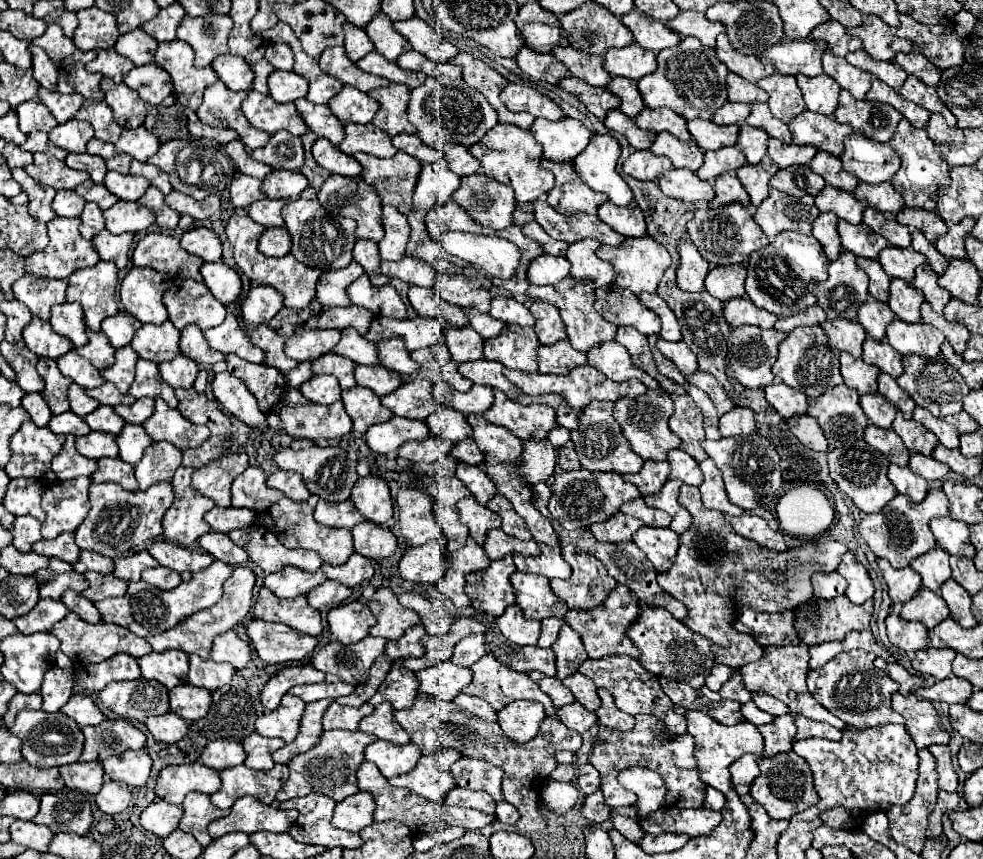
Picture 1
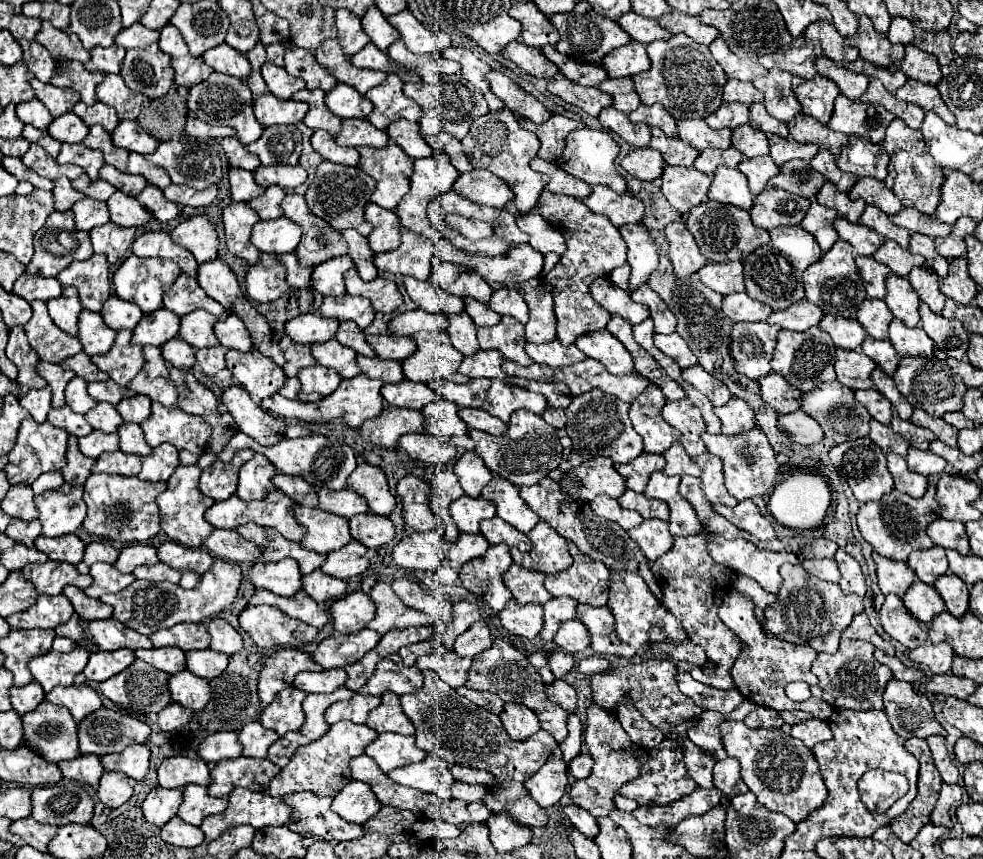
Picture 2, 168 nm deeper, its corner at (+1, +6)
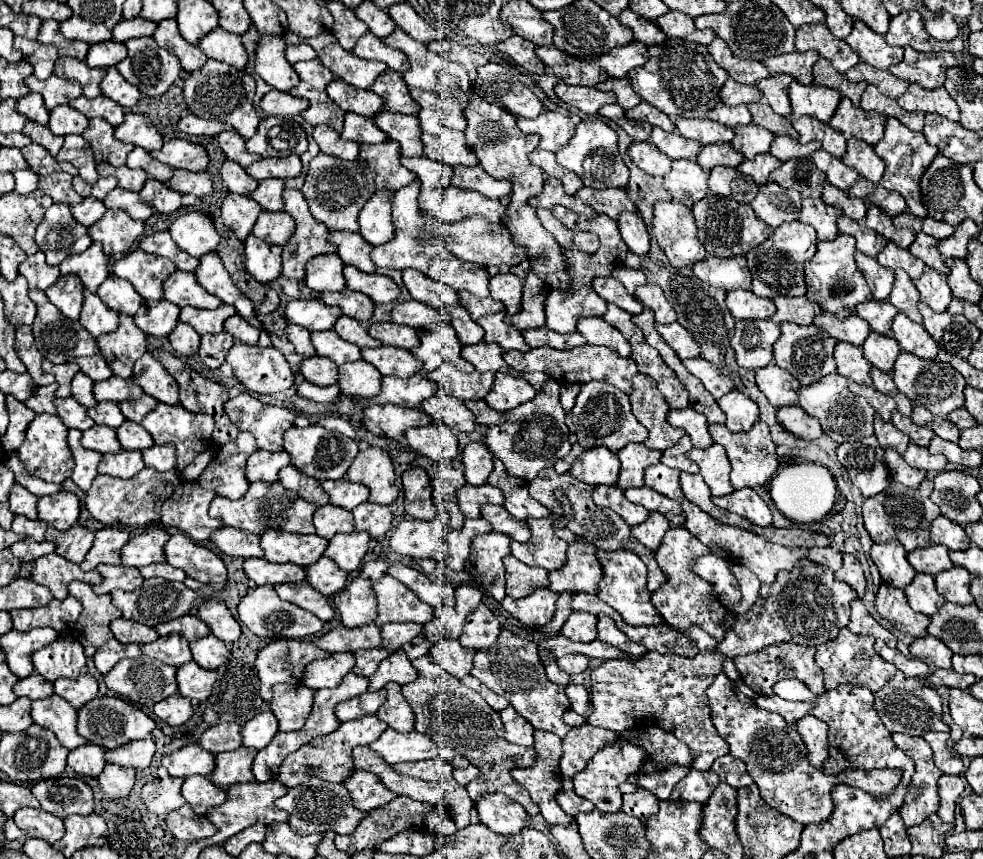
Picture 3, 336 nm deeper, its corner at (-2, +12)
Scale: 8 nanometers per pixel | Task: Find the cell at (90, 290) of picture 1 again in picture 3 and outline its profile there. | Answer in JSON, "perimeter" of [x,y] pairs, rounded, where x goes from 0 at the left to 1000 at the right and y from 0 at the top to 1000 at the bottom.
{"perimeter":[[[94,282],[87,293],[69,298],[59,312],[63,319],[77,319],[92,340],[98,340],[100,331],[110,324],[110,300],[102,282]]]}

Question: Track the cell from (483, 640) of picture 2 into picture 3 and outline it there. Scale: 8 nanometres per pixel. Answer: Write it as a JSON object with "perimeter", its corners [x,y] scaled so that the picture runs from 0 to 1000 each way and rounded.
{"perimeter":[[[486,703],[478,712],[478,717],[472,726],[472,736],[466,745],[468,745],[468,750],[472,750],[472,754],[488,757],[488,754],[501,752],[505,747],[507,738],[509,738],[507,719],[498,712],[498,708],[494,703]]]}

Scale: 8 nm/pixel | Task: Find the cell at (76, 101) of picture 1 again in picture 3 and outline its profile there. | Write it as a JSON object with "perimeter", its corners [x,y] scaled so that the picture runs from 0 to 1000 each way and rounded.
{"perimeter":[[[28,88],[24,98],[31,102],[31,107],[39,107],[45,114],[45,121],[49,128],[61,121],[69,121],[71,116],[83,112],[81,98],[71,91],[61,91],[61,88],[51,88],[49,93],[37,93],[37,88]]]}

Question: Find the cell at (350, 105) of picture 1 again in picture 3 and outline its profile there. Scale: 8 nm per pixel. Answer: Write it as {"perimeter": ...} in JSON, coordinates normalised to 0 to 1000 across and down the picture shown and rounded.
{"perimeter":[[[344,91],[334,98],[332,109],[350,130],[362,130],[372,137],[380,137],[391,126],[391,116],[385,109],[380,109],[378,105],[366,105],[362,100],[350,98]]]}

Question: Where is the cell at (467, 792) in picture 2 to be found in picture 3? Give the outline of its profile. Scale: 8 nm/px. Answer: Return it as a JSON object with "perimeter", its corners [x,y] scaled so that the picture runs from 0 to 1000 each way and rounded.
{"perimeter":[[[476,892],[476,894],[464,894],[462,896],[462,908],[470,915],[474,915],[478,908],[482,908],[486,903],[486,894],[484,892]]]}

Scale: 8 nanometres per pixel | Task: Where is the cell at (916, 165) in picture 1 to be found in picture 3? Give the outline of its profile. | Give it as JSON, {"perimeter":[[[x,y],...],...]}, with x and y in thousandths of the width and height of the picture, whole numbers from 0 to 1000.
{"perimeter":[[[903,137],[901,147],[899,147],[899,161],[889,170],[889,177],[901,191],[897,217],[903,219],[903,221],[916,224],[920,228],[922,237],[924,237],[924,244],[930,251],[936,251],[936,254],[944,251],[944,247],[942,247],[942,242],[938,240],[938,233],[936,233],[936,205],[940,203],[940,196],[944,196],[948,184],[954,179],[954,172],[944,168],[940,163],[940,156],[924,154],[924,149],[918,149],[918,144],[914,140],[905,140]]]}

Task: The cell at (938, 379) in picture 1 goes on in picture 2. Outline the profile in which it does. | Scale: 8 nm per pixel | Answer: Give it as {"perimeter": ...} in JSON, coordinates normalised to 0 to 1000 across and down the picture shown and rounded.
{"perimeter":[[[919,414],[915,419],[915,428],[908,435],[913,454],[931,473],[947,484],[959,484],[961,480],[978,477],[980,461],[984,456],[982,445],[978,445],[976,435],[969,435],[965,424],[955,417],[941,417],[941,414]]]}

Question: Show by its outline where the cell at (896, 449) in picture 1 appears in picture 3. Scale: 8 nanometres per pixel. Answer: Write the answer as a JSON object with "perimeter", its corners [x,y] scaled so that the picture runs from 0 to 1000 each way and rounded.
{"perimeter":[[[891,484],[891,489],[889,489],[889,505],[897,522],[907,519],[914,529],[920,529],[924,515],[926,515],[924,508],[918,508],[918,503],[914,503],[905,491],[895,489],[895,484]]]}

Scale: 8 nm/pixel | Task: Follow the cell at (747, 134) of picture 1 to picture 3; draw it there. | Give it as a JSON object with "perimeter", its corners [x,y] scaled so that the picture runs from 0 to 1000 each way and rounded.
{"perimeter":[[[761,144],[761,147],[753,147],[747,151],[747,163],[745,163],[745,170],[755,177],[757,184],[767,184],[769,179],[775,179],[775,177],[781,177],[783,175],[783,165],[787,161],[785,154],[773,149],[773,147],[767,147],[767,144]]]}

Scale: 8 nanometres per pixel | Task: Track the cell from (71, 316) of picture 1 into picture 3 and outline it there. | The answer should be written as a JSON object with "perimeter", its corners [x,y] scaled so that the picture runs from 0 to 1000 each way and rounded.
{"perimeter":[[[67,319],[67,321],[61,321],[57,331],[47,338],[47,345],[65,368],[79,373],[83,352],[85,352],[83,340],[85,340],[85,333],[81,331],[81,324],[77,324],[77,319]]]}

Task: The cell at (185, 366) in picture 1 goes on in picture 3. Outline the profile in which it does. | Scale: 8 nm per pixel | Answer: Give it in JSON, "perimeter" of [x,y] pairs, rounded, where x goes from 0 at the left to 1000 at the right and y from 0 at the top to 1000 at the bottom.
{"perimeter":[[[181,375],[179,382],[175,384],[175,389],[171,389],[171,396],[183,414],[199,412],[201,403],[203,403],[203,389],[189,375]]]}

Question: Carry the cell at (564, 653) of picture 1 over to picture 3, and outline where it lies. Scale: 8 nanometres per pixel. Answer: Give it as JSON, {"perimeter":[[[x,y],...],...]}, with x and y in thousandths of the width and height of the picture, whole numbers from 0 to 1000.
{"perimeter":[[[582,712],[580,719],[576,722],[574,731],[572,731],[572,738],[576,743],[580,743],[582,747],[602,747],[606,745],[608,740],[608,733],[606,733],[606,724],[608,719],[604,715],[598,715],[598,712]]]}

